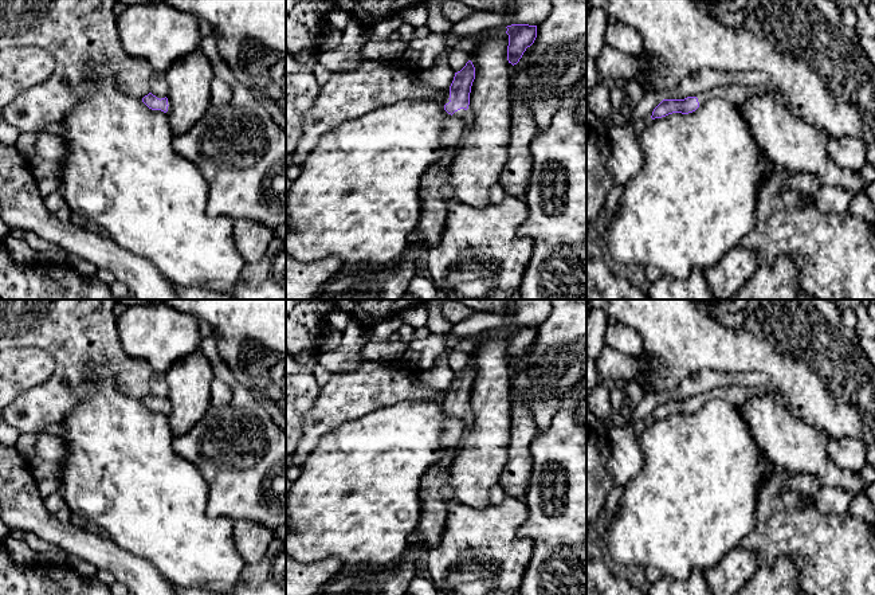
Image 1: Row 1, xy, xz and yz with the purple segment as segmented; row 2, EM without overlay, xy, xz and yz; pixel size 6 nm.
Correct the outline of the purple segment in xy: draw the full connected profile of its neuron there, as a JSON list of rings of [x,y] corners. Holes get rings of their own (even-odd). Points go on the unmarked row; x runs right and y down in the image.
[[[149,394],[142,399],[142,403],[152,411],[161,411],[166,416],[170,415],[172,404],[168,398],[160,398],[160,396],[154,396],[153,394]]]

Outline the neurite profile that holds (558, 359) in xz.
[[[552,300],[552,304],[552,313],[537,326],[527,368],[511,380],[513,399],[519,395],[527,402],[538,432],[550,427],[558,402],[586,377],[586,300]]]

